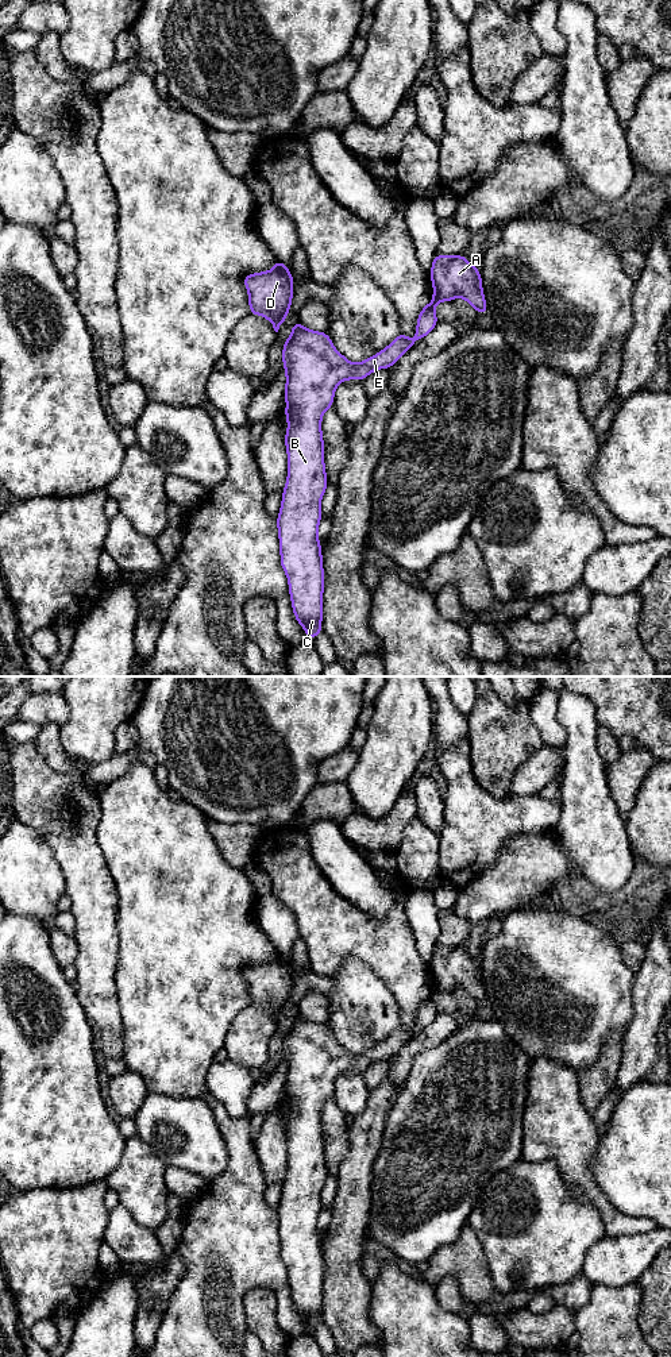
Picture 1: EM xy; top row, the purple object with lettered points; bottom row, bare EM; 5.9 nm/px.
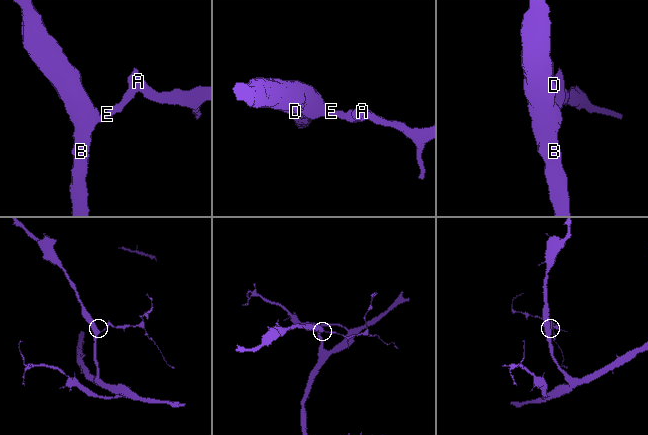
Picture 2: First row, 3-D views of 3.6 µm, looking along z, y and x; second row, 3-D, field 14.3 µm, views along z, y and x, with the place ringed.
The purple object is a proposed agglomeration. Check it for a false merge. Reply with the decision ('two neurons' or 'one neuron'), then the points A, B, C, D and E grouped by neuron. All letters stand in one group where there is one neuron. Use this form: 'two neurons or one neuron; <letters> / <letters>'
one neuron; A B C D E

